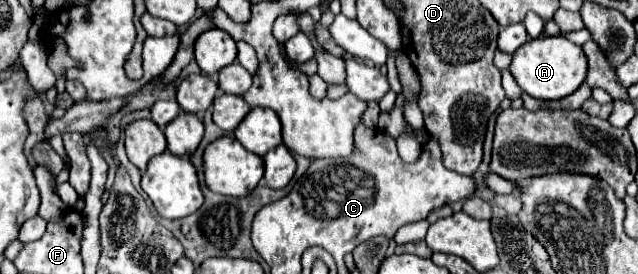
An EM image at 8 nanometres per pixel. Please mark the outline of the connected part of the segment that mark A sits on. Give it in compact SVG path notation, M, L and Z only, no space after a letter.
M563 35L531 39L513 53L511 75L519 87L535 99L563 99L579 89L587 77L587 57L583 49Z

